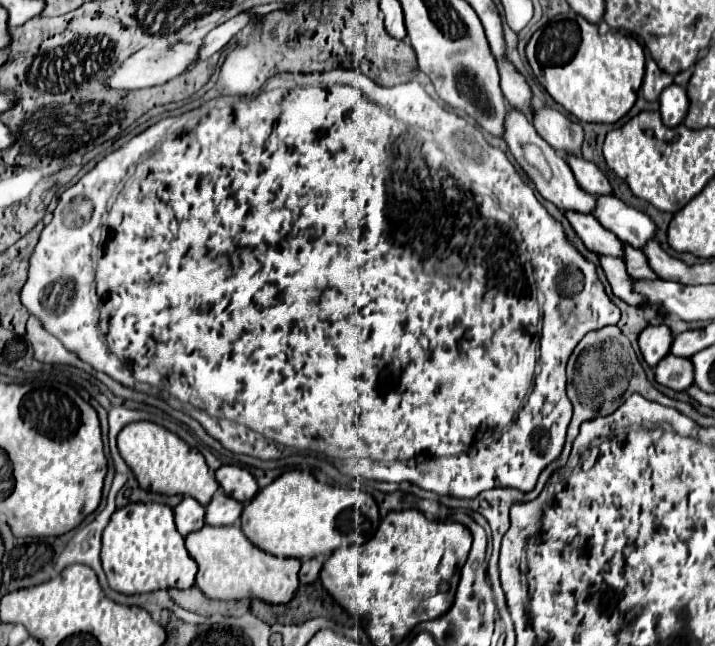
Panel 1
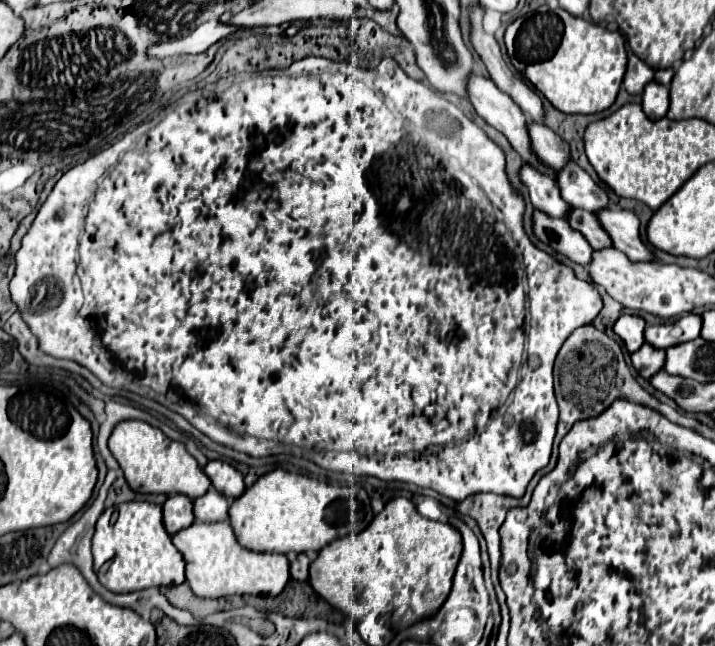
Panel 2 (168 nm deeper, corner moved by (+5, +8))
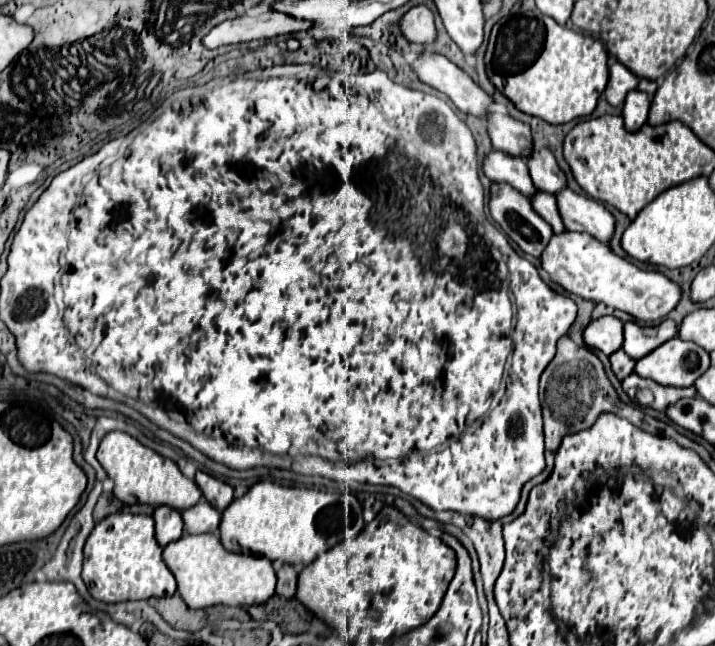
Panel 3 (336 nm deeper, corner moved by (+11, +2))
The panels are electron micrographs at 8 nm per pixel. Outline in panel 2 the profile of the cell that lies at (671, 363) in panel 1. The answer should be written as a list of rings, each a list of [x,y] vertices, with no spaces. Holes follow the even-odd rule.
[[[644,344],[642,350],[632,354],[632,364],[642,378],[652,378],[654,374],[658,374],[662,370],[664,358],[666,358],[664,350],[658,350],[650,344]]]

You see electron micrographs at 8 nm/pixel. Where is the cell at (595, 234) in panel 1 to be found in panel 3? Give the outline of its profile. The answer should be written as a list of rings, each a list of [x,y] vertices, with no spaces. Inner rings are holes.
[[[492,150],[482,160],[482,170],[492,182],[508,182],[516,190],[520,190],[524,196],[532,196],[536,192],[524,158],[504,154],[500,150]]]

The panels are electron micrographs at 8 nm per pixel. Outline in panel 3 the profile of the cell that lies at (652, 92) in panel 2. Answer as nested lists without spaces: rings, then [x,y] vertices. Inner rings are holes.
[[[640,90],[628,92],[628,96],[624,100],[624,108],[622,108],[624,128],[628,132],[640,130],[640,126],[646,124],[648,110],[650,110],[650,100],[648,100],[648,96],[644,92],[640,92]]]

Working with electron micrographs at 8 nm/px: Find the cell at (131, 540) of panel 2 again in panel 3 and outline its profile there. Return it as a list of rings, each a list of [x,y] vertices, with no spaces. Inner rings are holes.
[[[112,514],[98,522],[84,546],[82,580],[92,598],[110,604],[172,596],[176,592],[176,580],[162,560],[162,548],[154,538],[152,516]]]

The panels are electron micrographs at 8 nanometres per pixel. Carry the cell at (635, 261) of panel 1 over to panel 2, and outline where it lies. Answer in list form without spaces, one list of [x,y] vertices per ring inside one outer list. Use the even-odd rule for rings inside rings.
[[[572,210],[568,216],[568,222],[574,230],[582,232],[584,238],[594,246],[594,250],[604,250],[604,248],[612,248],[610,238],[606,234],[606,230],[602,230],[602,224],[598,222],[598,216],[586,210]]]

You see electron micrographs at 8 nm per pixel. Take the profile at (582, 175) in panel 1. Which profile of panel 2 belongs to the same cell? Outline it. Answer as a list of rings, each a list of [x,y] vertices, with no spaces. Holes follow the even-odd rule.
[[[528,124],[532,148],[538,158],[548,164],[552,170],[562,170],[566,162],[572,162],[570,144],[564,142],[558,134],[554,134],[548,126],[542,124]]]

